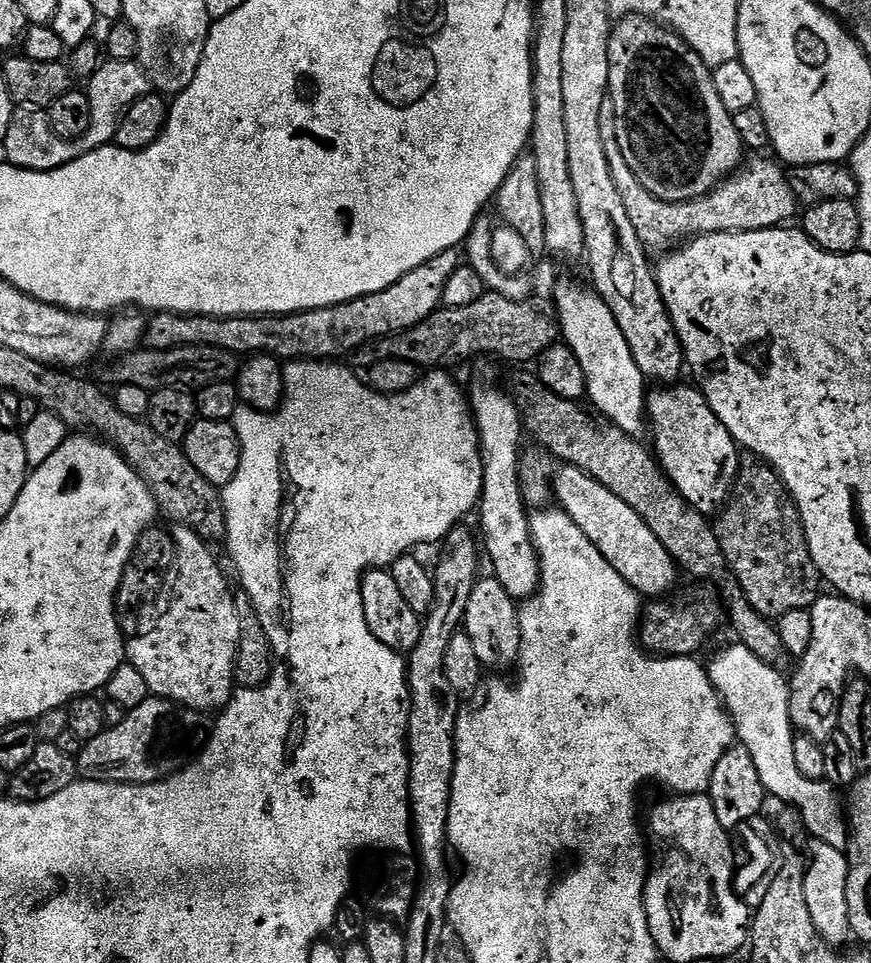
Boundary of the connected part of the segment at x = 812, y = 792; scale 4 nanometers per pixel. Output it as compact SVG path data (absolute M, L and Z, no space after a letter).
M733 643L733 648L720 652L712 661L707 661L706 667L710 682L716 688L717 694L732 718L736 730L736 740L748 751L750 758L754 758L754 766L758 766L758 778L762 778L762 786L769 797L777 796L784 800L785 805L799 808L808 827L809 837L815 838L826 846L844 850L848 847L849 826L842 815L842 804L836 801L837 793L827 783L808 780L797 773L794 766L794 729L790 718L790 680L787 675L770 666L769 661L759 660L745 644Z

